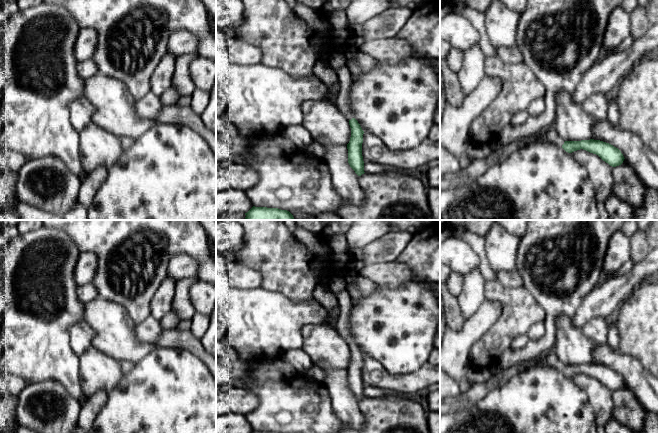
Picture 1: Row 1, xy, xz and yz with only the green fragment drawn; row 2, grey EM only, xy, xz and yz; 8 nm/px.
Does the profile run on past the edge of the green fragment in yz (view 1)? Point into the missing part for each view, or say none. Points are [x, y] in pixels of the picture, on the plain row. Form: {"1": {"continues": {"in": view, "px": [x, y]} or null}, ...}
{"1": {"continues": {"in": "yz", "px": [551, 360]}}}

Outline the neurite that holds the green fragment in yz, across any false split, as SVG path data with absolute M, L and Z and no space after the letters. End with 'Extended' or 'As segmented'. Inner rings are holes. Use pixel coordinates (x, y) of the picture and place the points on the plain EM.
M554 351L546 355L538 365L548 366L558 371L562 371L568 377L572 377L580 373L586 374L598 379L603 385L612 391L621 389L625 383L618 372L600 364L590 363L581 365L565 365L559 360Z. Extended

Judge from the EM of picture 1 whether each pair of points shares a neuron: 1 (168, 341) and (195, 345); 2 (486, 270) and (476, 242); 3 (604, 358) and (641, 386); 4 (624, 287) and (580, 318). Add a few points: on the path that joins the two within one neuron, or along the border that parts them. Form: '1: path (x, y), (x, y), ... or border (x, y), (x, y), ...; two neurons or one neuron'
1: path (175, 341), (188, 342); one neuron
2: path (484, 263), (480, 249); one neuron
3: path (613, 359), (633, 377); one neuron
4: path (613, 293), (591, 308); one neuron

